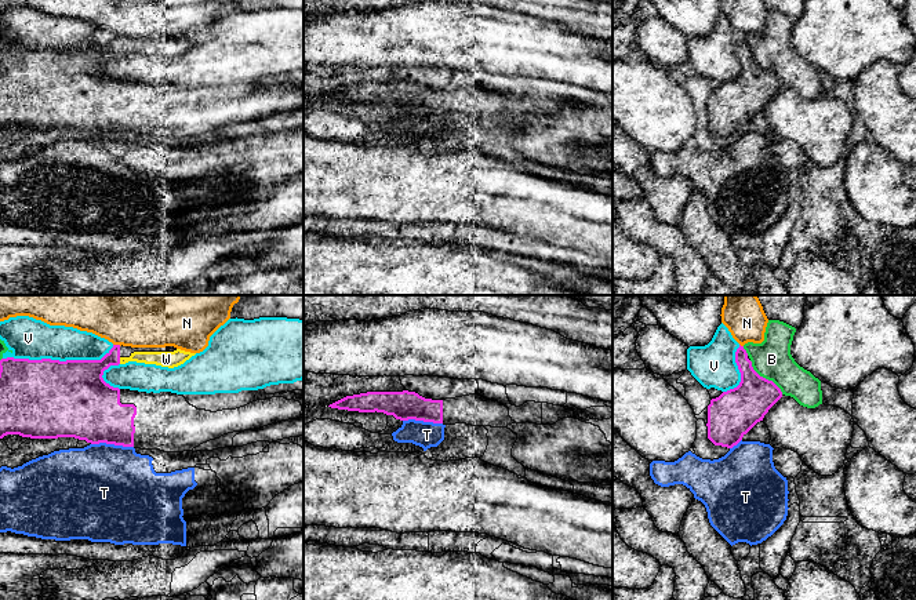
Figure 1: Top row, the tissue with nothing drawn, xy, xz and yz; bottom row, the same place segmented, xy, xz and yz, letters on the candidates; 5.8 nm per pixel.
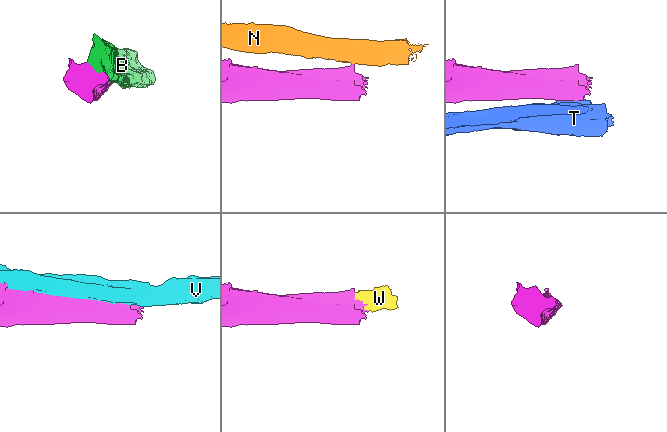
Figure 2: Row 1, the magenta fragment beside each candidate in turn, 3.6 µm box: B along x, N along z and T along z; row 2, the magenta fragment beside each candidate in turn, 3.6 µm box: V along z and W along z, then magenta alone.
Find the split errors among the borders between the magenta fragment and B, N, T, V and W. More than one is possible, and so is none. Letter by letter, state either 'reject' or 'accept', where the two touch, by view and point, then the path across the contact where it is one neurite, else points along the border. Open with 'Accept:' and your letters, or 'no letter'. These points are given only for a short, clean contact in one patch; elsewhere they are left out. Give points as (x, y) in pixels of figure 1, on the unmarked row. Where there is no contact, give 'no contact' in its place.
Accept: W
B: reject; contact yz (764, 69)
N: reject; contact xy (117, 36); border xy (113, 35), (120, 36)
T: reject; contact xy (112, 134); border xy (91, 134), (113, 134), (133, 138)
V: reject; contact xy (58, 51)
W: accept; contact xy (119, 51); way xy (82, 72), (108, 51), (119, 51), (131, 48), (162, 50)

